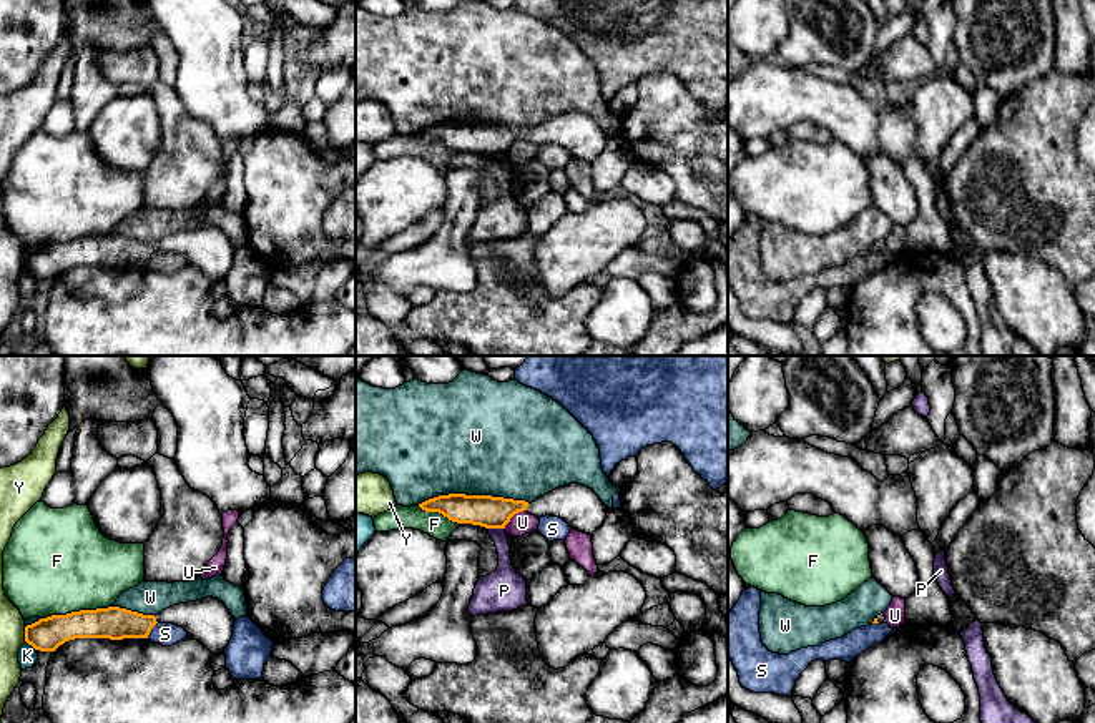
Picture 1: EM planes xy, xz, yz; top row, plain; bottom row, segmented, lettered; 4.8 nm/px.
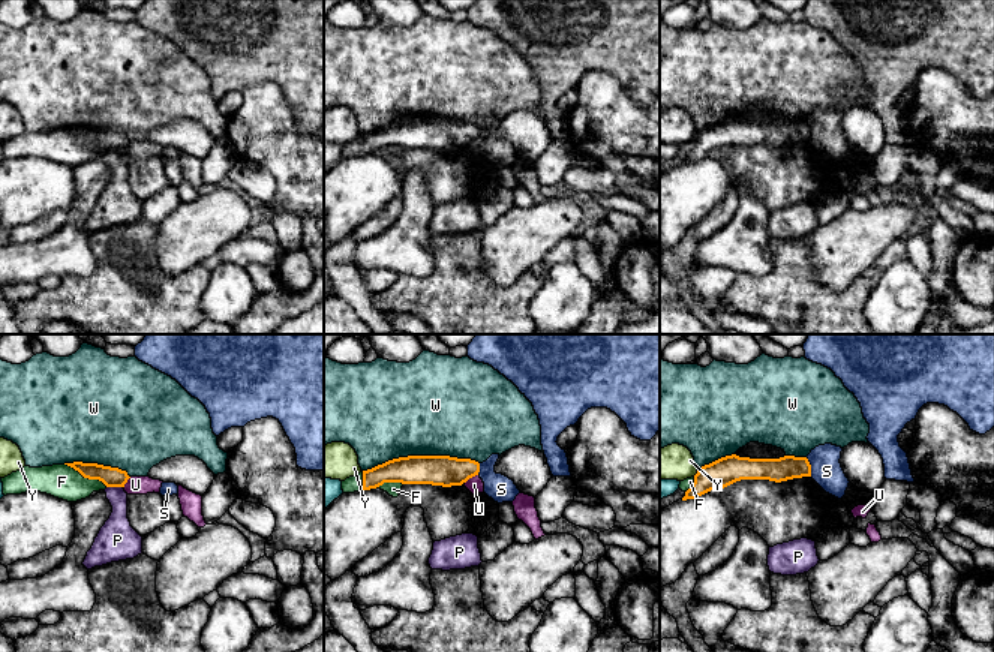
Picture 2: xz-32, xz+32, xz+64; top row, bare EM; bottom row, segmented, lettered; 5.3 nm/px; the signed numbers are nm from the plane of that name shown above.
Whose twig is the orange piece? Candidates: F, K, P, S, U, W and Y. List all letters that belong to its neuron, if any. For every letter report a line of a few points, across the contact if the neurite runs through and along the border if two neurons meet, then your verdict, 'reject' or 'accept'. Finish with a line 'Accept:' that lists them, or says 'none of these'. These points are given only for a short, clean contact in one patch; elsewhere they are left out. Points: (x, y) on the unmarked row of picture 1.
F: reject
K: reject
P: line xz (489, 155), (504, 157); reject
S: line xy (157, 250), (147, 265); reject
U: line xz (525, 137), (519, 138), (504, 155); reject
W: reject
Y: line xy (24, 255), (24, 266), (27, 270); reject
Accept: none of these

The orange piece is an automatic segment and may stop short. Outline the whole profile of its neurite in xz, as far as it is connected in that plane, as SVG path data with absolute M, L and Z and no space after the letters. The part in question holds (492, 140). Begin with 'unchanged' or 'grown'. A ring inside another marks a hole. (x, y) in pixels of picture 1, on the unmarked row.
grown; M580 111L558 115L532 131L492 123L449 121L429 126L419 135L425 140L439 140L457 151L485 156L505 156L515 141L527 138L538 146L560 145L572 156L588 163L598 158L608 141L600 125Z

